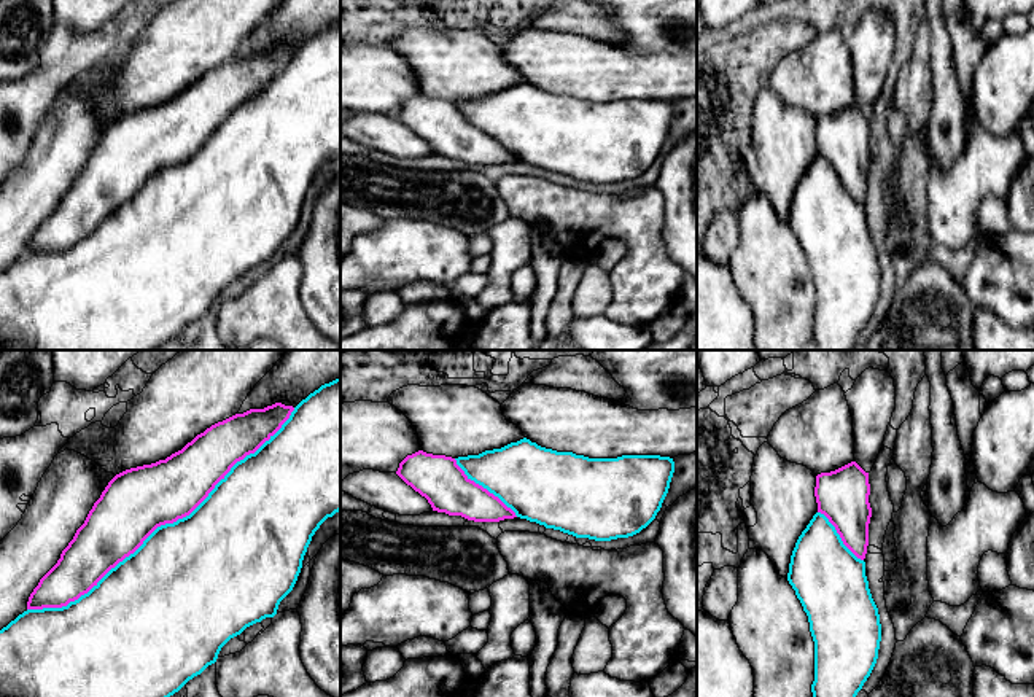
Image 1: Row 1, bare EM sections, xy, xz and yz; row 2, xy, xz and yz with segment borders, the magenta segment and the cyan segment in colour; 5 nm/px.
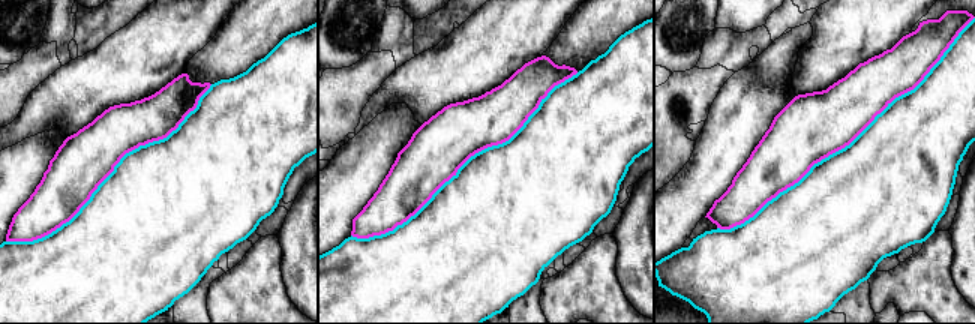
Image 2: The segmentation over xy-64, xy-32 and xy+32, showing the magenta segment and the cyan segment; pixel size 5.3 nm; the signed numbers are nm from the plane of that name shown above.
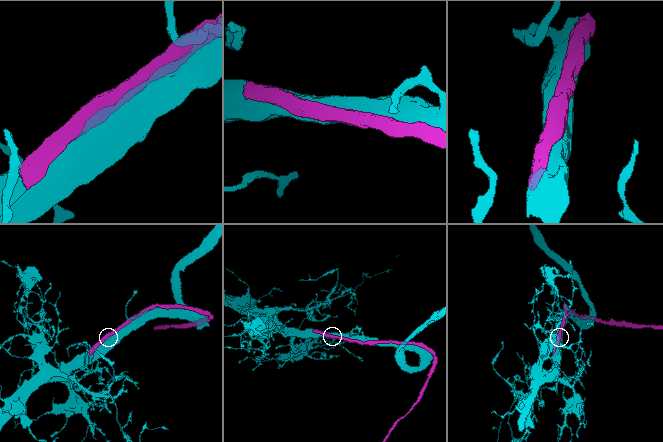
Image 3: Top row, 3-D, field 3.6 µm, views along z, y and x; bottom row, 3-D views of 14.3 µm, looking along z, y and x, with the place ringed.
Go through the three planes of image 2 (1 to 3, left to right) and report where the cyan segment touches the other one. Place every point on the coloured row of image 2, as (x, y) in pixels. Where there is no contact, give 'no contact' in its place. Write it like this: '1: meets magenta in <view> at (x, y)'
1: meets magenta in xy-64 at (113, 170)
2: meets magenta in xy-32 at (467, 159)
3: meets magenta in xy+32 at (851, 141)

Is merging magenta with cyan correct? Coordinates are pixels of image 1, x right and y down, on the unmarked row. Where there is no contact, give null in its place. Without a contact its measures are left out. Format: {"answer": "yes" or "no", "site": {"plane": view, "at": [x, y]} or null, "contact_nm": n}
{"answer": "yes", "site": {"plane": "xy", "at": [164, 167]}, "contact_nm": 1700}

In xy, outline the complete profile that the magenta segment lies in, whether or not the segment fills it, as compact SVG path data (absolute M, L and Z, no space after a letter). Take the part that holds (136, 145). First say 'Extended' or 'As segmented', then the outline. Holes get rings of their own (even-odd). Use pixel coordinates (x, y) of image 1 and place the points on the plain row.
Extended. M340 21L321 29L310 37L296 51L275 46L264 53L250 53L218 65L197 78L181 94L172 97L165 103L151 108L126 113L116 118L100 142L94 146L84 167L76 173L73 183L62 194L57 207L40 223L38 229L29 240L27 253L0 274L0 350L156 350L162 344L178 336L189 323L200 318L208 309L215 307L221 291L234 280L240 278L247 271L277 258L280 245L293 234L302 212L302 204L312 180L320 169L340 154Z

